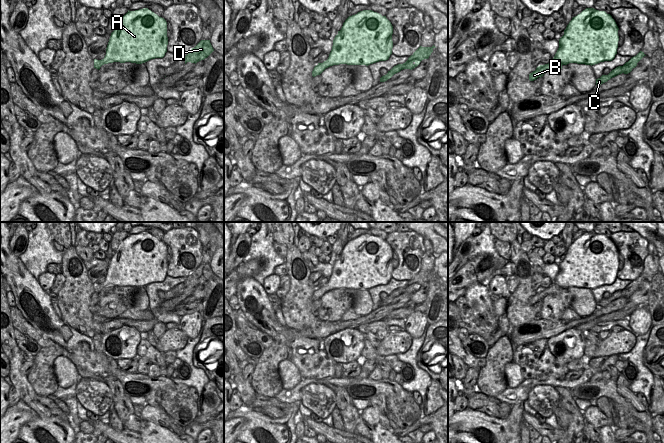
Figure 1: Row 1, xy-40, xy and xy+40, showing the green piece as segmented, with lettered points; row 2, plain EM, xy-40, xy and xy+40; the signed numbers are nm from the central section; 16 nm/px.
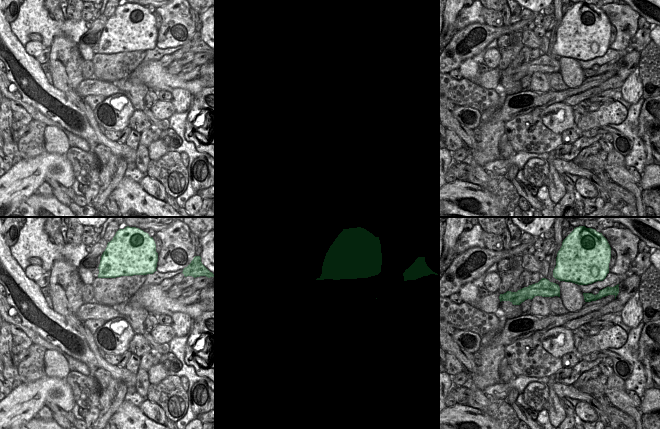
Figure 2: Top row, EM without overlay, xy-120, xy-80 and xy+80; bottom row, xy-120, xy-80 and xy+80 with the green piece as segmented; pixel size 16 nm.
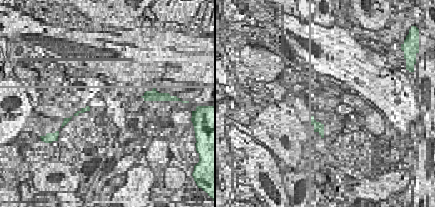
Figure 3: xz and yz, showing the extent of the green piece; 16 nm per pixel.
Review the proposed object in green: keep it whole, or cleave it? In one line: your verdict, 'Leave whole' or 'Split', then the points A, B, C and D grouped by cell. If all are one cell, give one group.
Split. Groups: A / B C D

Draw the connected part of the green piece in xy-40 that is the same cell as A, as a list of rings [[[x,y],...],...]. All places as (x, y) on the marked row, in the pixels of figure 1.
[[[148,8],[128,10],[111,33],[105,57],[102,60],[94,59],[94,68],[99,70],[102,65],[113,62],[142,64],[151,59],[163,58],[167,52],[167,45],[167,22],[164,18]]]

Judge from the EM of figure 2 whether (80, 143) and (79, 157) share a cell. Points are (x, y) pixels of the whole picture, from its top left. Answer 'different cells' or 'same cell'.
different cells

